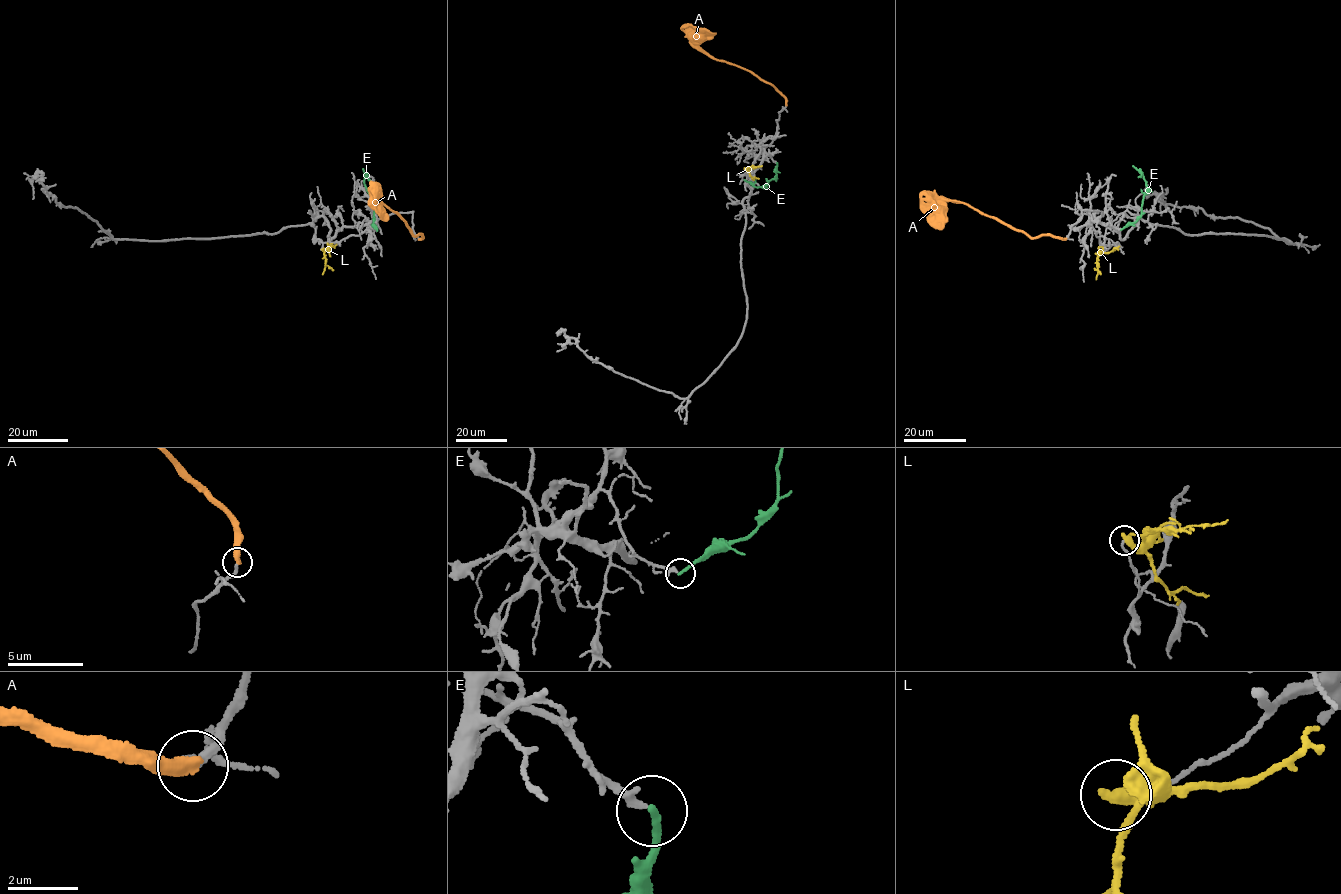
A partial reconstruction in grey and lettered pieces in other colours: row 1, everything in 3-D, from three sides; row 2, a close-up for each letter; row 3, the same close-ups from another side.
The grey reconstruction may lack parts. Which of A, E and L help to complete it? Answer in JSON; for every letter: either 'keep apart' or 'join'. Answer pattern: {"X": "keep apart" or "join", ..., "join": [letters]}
{"A": "keep apart", "E": "keep apart", "L": "keep apart", "join": []}

